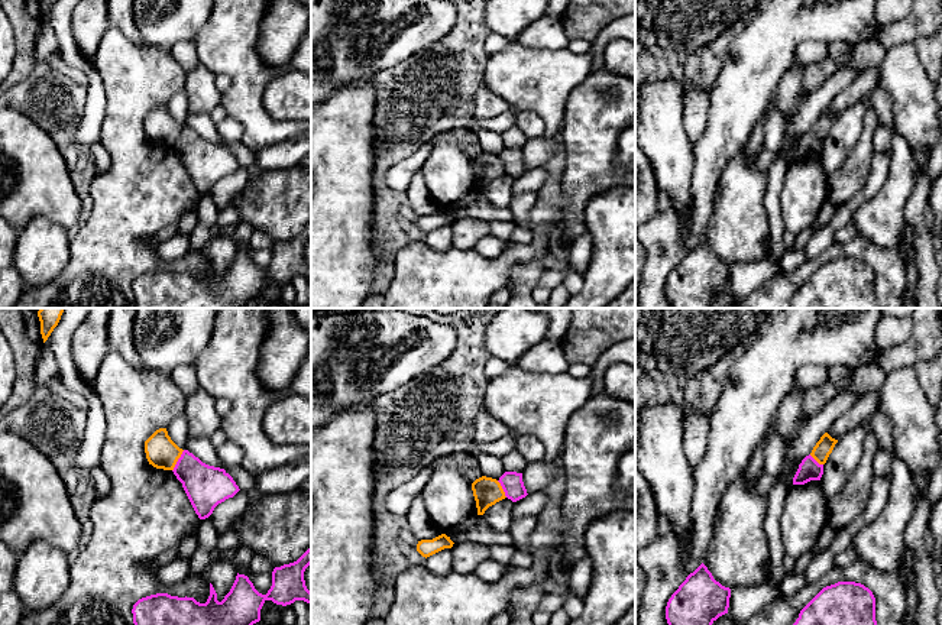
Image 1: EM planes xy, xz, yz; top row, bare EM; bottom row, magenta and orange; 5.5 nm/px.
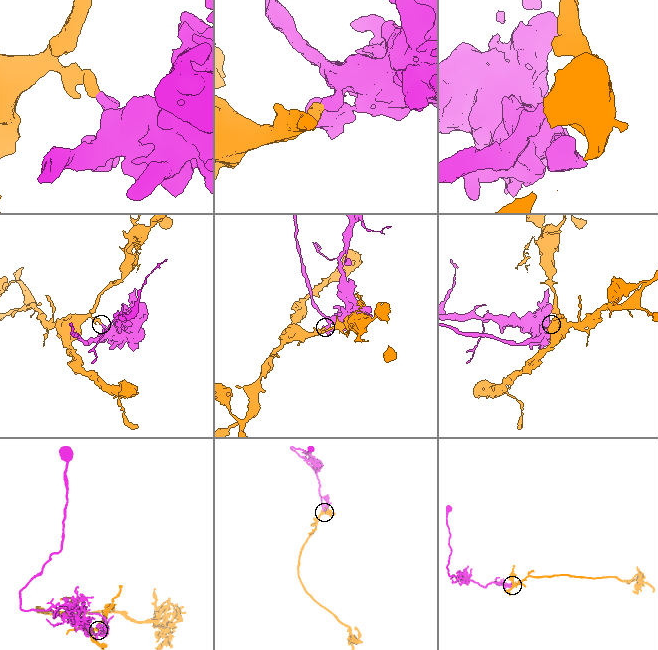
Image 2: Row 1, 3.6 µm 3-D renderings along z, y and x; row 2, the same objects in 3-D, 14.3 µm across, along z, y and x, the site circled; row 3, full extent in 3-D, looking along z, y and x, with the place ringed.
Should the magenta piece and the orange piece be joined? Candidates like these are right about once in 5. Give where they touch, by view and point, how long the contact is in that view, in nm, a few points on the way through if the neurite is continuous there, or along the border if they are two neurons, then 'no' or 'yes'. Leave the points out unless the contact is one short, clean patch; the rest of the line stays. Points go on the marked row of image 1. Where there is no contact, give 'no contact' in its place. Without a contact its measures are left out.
xy (178, 460) | 140 nm | along xy (184, 450), (172, 470) | no

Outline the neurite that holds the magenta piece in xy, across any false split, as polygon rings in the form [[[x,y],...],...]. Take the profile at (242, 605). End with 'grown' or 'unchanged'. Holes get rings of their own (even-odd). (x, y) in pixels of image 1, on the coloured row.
[[[311,548],[297,561],[275,567],[272,586],[266,595],[259,593],[247,576],[239,574],[221,602],[210,583],[205,603],[194,598],[156,593],[139,599],[132,609],[135,625],[253,625],[260,621],[266,600],[291,605],[304,600],[311,605],[311,592],[305,586],[304,571],[311,564]]]; unchanged

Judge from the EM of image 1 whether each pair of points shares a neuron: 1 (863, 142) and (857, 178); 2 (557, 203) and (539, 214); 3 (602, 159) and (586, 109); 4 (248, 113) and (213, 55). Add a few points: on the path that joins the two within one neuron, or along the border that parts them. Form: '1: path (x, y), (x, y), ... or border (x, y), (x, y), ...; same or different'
1: path (863, 151), (857, 169); same
2: path (553, 207), (543, 211); same
3: path (591, 146), (591, 122); same
4: path (245, 97), (245, 83), (229, 67); same

